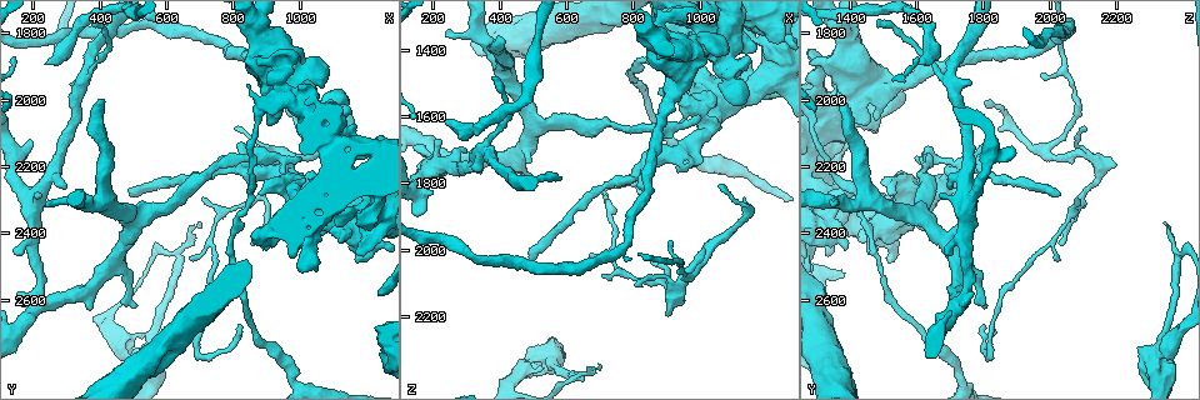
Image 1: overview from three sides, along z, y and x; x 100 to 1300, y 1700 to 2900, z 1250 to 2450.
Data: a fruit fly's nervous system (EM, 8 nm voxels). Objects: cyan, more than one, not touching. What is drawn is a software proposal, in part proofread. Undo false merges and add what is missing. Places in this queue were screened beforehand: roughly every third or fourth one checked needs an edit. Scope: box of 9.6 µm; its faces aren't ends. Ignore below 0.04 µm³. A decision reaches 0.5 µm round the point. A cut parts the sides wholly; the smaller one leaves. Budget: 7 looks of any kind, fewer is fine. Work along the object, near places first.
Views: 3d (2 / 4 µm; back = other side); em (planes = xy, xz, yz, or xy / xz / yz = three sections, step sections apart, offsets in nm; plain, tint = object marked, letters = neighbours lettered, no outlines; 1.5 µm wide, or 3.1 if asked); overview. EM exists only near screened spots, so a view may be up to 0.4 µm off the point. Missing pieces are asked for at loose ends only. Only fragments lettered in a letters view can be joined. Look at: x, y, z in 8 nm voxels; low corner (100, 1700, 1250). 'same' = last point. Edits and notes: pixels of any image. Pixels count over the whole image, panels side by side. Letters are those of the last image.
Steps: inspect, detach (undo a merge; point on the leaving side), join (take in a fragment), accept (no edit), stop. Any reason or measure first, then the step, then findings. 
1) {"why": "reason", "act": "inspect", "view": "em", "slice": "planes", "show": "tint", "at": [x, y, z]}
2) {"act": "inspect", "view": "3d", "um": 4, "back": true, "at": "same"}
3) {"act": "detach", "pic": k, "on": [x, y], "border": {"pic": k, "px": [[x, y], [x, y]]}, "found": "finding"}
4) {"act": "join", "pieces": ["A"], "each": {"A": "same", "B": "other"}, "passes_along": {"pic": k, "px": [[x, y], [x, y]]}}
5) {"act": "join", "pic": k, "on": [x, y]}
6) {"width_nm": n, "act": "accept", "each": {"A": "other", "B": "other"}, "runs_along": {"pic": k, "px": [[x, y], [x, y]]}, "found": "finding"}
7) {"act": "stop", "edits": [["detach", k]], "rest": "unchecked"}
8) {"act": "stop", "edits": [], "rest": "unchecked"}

{"why": "branch stops here", "act": "inspect", "view": "3d", "um": 4, "back": true, "at": [820, 2700, 1850]}

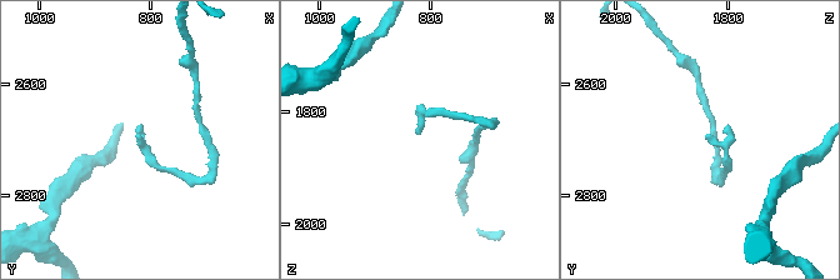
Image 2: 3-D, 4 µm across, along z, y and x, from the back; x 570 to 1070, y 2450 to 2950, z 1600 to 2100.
{"act": "inspect", "view": "em", "slice": "planes", "show": "tint", "at": [825, 2690, 1840]}

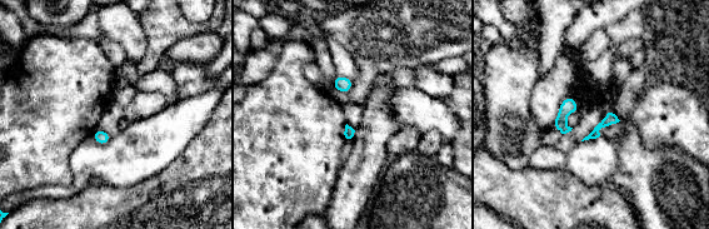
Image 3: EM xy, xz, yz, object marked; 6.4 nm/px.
{"why": "see the neighbours", "act": "inspect", "view": "em", "slice": "planes", "show": "letters", "at": "same"}

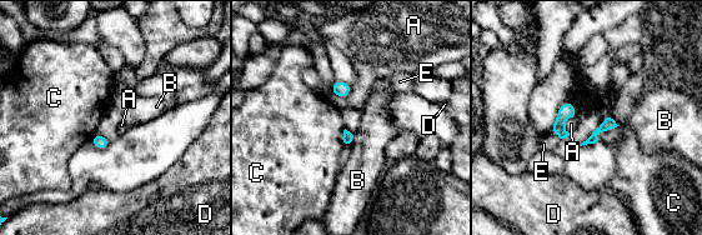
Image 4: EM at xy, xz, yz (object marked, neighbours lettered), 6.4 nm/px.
{"act": "accept", "each": {"A": "other", "B": "other", "C": "other", "D": "other", "E": "other"}, "border": {"pic": 4, "px": [[354, 135], [350, 141]]}, "found": "none of them fits"}

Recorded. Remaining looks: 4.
{"why": "branch stops here", "act": "inspect", "view": "3d", "um": 2, "at": [680, 2470, 2020]}

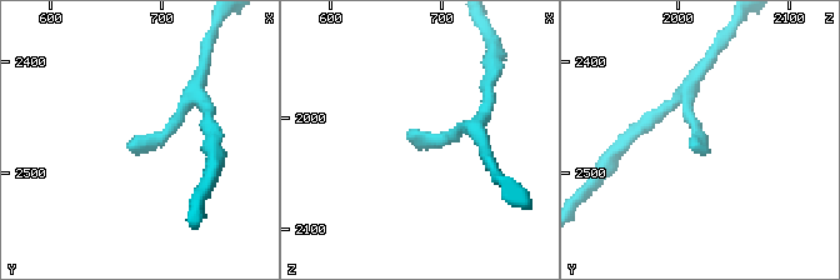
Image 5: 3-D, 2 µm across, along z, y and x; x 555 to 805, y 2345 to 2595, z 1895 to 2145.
{"why": "shape alone is not enough", "act": "inspect", "view": "em", "slice": "xy", "step": 8, "show": "tint", "at": [672, 2478, 2010]}

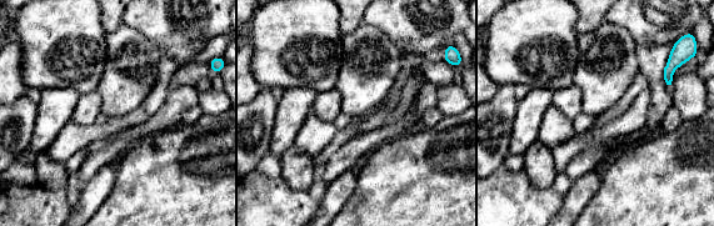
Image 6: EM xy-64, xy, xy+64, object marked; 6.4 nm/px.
{"why": "what lies round it", "act": "inspect", "view": "em", "slice": "xy", "step": 8, "show": "letters", "at": "same"}

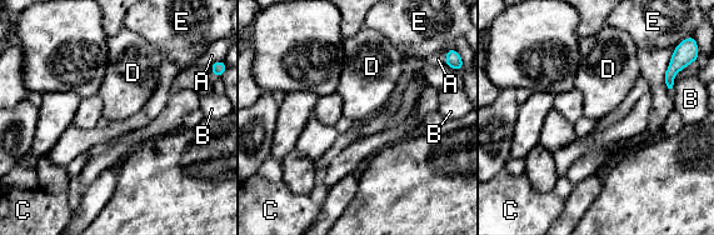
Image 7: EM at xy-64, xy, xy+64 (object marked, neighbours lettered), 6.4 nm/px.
{"longest_contact_nm": ["B", 40], "act": "accept", "each": {"A": "other", "B": "other", "C": "other", "D": "other", "E": "other"}, "border": {"pic": 7, "px": [[674, 83], [672, 88]]}, "found": "none of them fits"}

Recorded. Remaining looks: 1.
{"act": "stop", "edits": [], "rest": "unchecked"}

